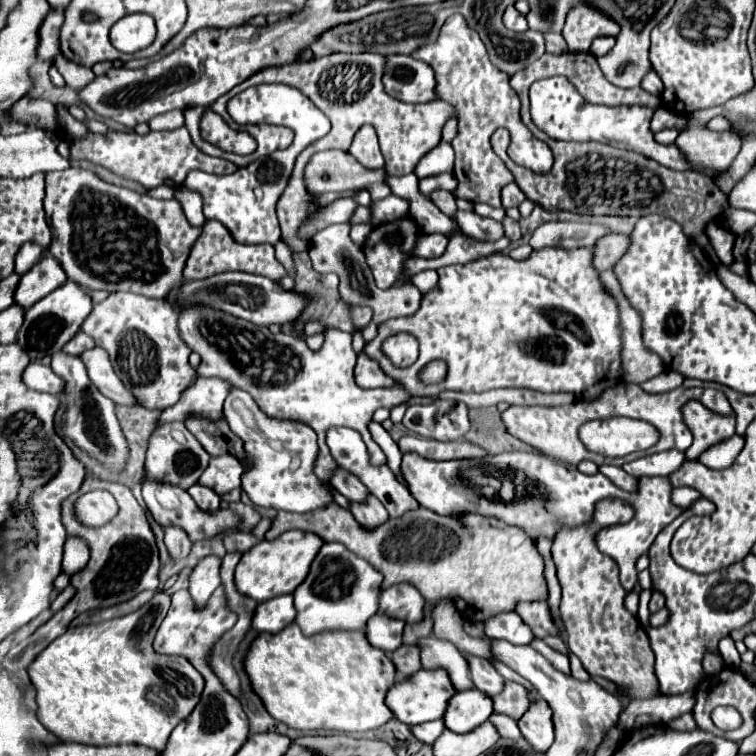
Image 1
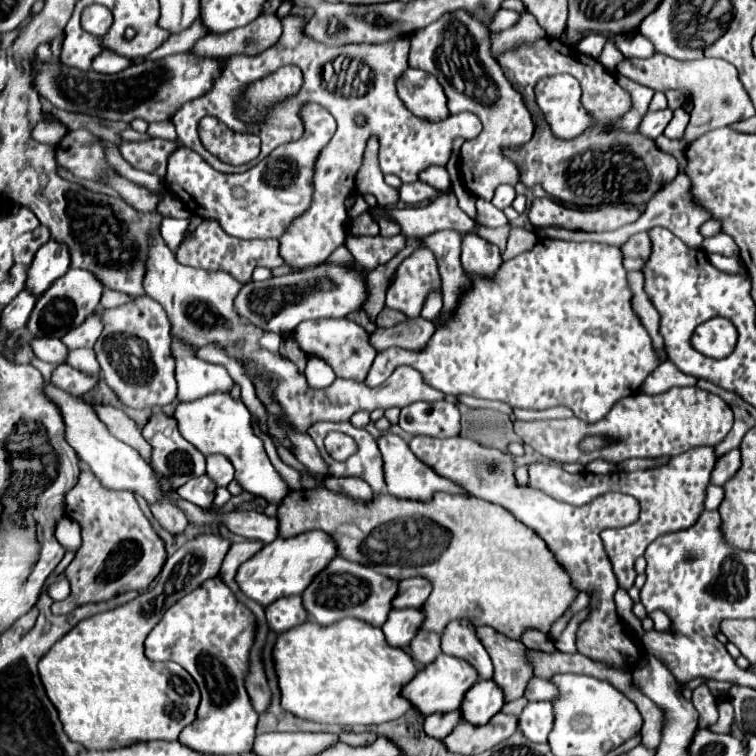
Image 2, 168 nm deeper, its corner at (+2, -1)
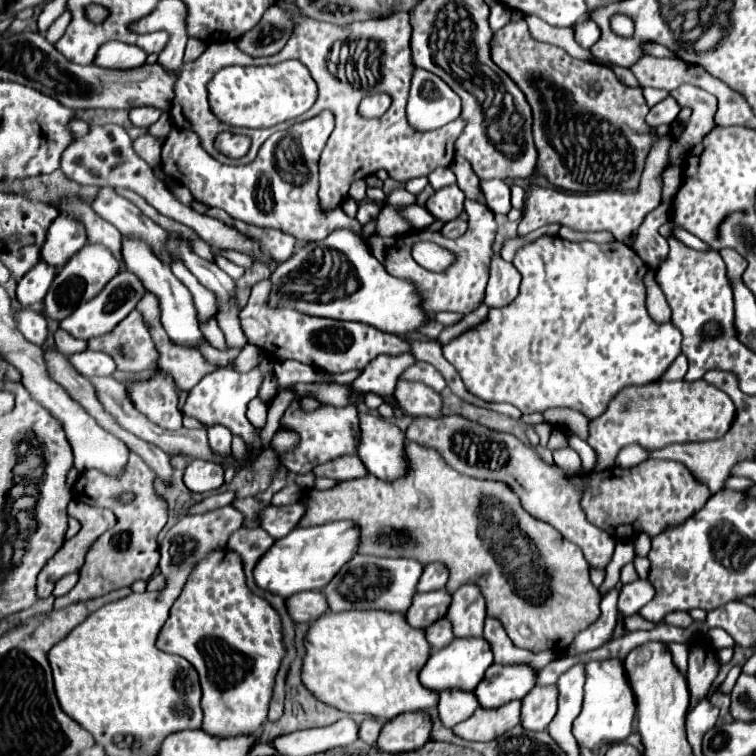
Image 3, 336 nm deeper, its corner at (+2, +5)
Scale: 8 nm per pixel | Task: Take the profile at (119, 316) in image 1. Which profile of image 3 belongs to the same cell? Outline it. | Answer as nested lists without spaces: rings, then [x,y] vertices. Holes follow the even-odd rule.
[[[133,310],[129,318],[121,320],[109,334],[89,338],[87,348],[109,354],[123,372],[143,376],[157,370],[157,350],[137,310]]]

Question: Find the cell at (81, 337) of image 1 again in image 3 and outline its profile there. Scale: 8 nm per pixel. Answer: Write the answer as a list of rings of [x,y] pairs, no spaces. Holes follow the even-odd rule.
[[[123,270],[119,272],[115,278],[111,278],[107,282],[107,286],[95,296],[91,298],[89,302],[85,302],[83,306],[79,306],[69,318],[65,318],[59,326],[63,330],[67,330],[69,334],[73,334],[75,338],[81,338],[81,340],[89,340],[93,336],[103,336],[107,332],[111,332],[123,318],[129,316],[129,312],[137,306],[137,302],[143,298],[145,294],[145,286],[143,282],[129,270]]]

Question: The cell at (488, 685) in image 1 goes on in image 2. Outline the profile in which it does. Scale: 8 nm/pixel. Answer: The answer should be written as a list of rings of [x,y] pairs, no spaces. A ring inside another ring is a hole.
[[[453,620],[447,624],[445,636],[441,636],[441,648],[445,654],[461,658],[469,662],[481,680],[493,678],[493,664],[483,648],[483,644],[475,636],[475,626],[467,620]]]

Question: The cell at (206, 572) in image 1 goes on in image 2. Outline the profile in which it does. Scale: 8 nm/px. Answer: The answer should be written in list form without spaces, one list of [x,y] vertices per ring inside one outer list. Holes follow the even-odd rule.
[[[203,534],[189,540],[173,556],[167,558],[157,586],[139,594],[129,604],[115,610],[91,616],[79,622],[71,632],[67,632],[53,648],[39,660],[39,676],[47,698],[59,712],[65,734],[89,750],[109,750],[129,746],[141,740],[177,740],[179,732],[195,720],[199,706],[199,688],[185,668],[175,662],[153,662],[145,656],[143,642],[151,628],[161,620],[163,612],[173,606],[183,594],[199,588],[205,580],[219,574],[219,566],[229,550],[229,542],[221,536]]]

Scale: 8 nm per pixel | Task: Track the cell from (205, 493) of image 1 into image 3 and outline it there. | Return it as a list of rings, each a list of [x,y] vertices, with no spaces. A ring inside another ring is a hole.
[[[193,460],[185,468],[183,482],[193,492],[207,492],[215,490],[223,484],[223,466],[205,460]]]

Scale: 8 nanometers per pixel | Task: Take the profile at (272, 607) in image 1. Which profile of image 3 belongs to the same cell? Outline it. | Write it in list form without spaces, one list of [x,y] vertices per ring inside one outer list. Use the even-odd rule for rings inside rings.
[[[321,590],[297,592],[287,598],[289,614],[295,622],[313,622],[327,612],[327,598]]]

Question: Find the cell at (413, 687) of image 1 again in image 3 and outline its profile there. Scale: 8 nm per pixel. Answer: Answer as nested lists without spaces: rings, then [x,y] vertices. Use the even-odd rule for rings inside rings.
[[[455,638],[449,646],[431,654],[419,678],[423,686],[431,690],[439,690],[439,692],[445,688],[457,688],[457,686],[469,690],[469,688],[475,688],[483,680],[483,674],[491,664],[493,664],[493,652],[485,638]]]

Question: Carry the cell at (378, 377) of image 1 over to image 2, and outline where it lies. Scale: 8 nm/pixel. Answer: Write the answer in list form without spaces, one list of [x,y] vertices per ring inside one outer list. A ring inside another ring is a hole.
[[[323,318],[323,320],[309,320],[297,326],[297,342],[307,354],[321,356],[337,376],[351,378],[355,382],[365,382],[367,372],[373,364],[377,350],[369,344],[369,334],[347,318]]]

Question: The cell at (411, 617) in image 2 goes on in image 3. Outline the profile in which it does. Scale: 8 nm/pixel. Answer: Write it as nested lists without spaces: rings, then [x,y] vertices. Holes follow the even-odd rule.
[[[445,588],[417,594],[413,598],[413,606],[407,610],[407,622],[413,628],[427,628],[437,618],[443,618],[447,614],[449,604],[451,604],[451,594]]]

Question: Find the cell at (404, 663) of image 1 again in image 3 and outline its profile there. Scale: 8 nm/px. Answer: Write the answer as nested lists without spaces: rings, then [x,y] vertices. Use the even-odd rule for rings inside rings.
[[[439,618],[433,626],[429,626],[427,630],[427,640],[429,640],[429,644],[433,646],[433,650],[441,650],[443,646],[447,646],[453,638],[455,638],[455,634],[453,634],[453,626],[451,626],[451,622],[447,620],[447,618]]]

